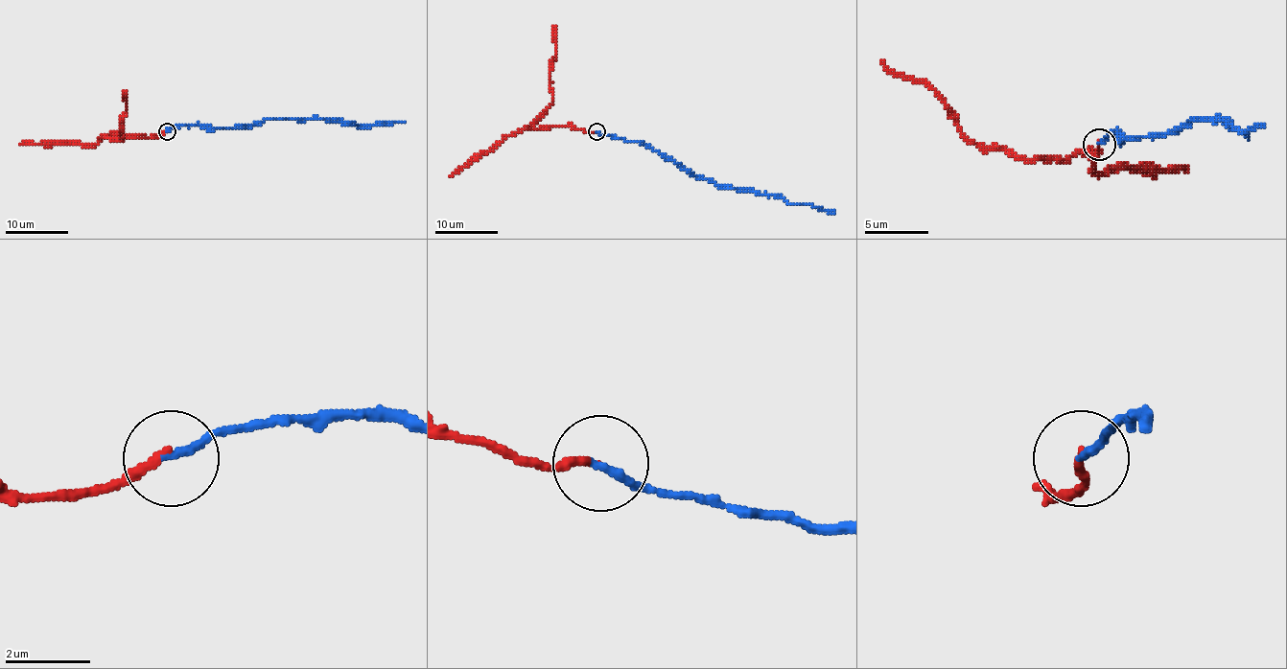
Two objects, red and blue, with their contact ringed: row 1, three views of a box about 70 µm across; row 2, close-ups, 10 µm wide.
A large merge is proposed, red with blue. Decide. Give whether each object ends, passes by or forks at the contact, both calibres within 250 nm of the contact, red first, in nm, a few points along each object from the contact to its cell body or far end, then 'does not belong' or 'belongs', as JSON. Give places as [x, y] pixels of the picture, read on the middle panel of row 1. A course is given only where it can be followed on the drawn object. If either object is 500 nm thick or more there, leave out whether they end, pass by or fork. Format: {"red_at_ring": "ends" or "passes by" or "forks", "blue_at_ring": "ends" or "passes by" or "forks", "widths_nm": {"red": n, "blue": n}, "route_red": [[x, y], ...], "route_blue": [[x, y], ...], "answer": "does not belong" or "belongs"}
{"red_at_ring": "ends", "blue_at_ring": "ends", "widths_nm": {"red": 180, "blue": 190}, "route_red": [[597, 131], [550, 125], [546, 128], [531, 126], [551, 102], [550, 62], [556, 50], [554, 25]], "route_blue": [[597, 131], [644, 142], [699, 178], [719, 186], [771, 194], [789, 205], [813, 205], [833, 213]], "answer": "belongs"}

